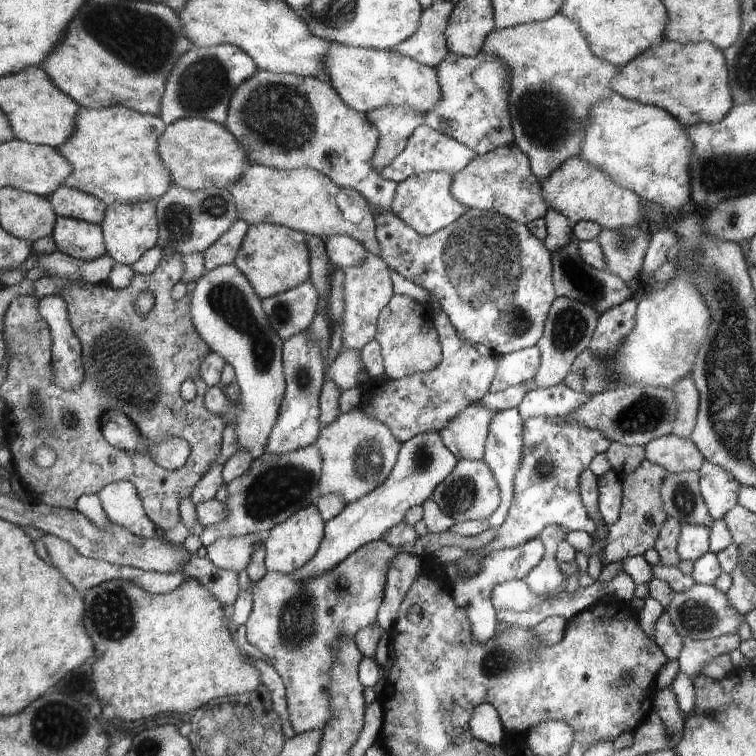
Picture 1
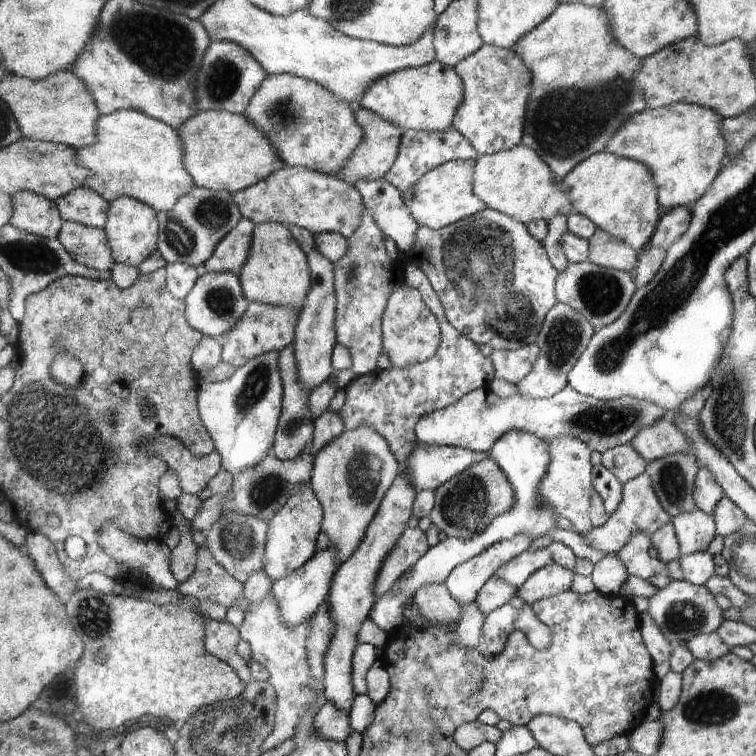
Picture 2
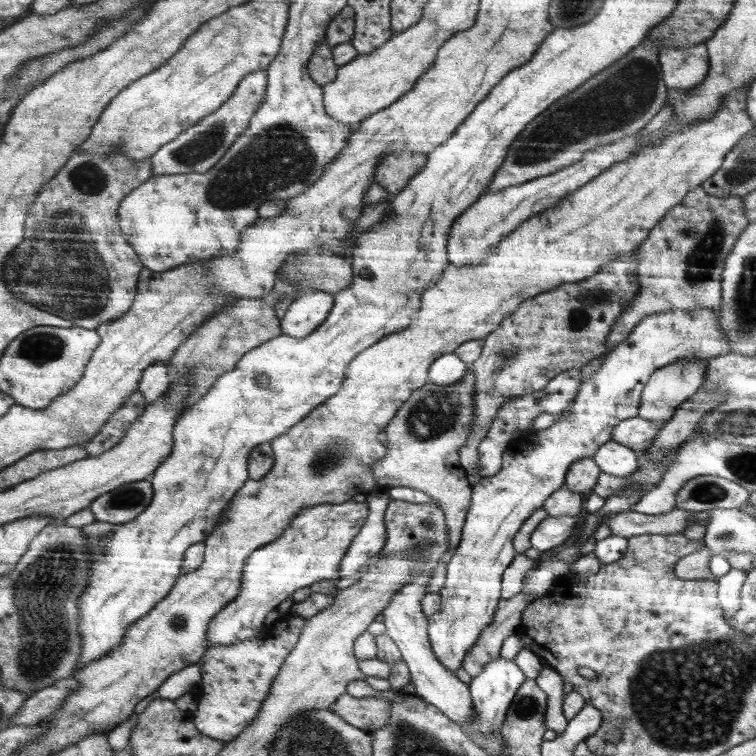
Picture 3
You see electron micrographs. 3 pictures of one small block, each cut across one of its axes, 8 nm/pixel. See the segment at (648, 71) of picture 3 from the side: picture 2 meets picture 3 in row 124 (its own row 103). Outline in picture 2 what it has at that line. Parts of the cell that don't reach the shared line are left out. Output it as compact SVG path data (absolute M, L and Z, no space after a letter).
M561 3L557 6L557 10L552 16L546 18L536 29L522 37L521 40L517 42L516 46L511 49L524 60L525 65L529 68L530 72L532 72L532 96L530 96L528 102L528 112L526 112L526 125L524 126L522 144L537 151L545 160L546 164L548 164L552 174L556 176L558 183L560 183L564 177L568 176L571 170L580 165L585 158L592 157L594 153L606 150L608 142L612 140L612 136L616 134L617 130L620 129L630 117L640 113L642 109L647 108L641 90L641 83L638 82L638 80L642 78L642 76L640 76L640 68L643 62L616 42L614 30L612 30L612 26L610 26L610 16L606 14L604 8L576 3Z

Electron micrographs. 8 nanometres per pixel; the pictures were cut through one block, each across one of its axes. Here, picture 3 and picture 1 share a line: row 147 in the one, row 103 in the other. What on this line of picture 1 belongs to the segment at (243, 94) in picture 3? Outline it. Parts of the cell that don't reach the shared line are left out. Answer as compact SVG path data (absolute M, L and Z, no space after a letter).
M216 45L215 47L193 47L176 62L176 68L169 74L168 85L165 87L164 100L161 101L160 118L168 127L169 124L183 118L205 118L217 123L228 120L228 112L233 94L250 77L257 72L257 63L241 47L232 45Z

